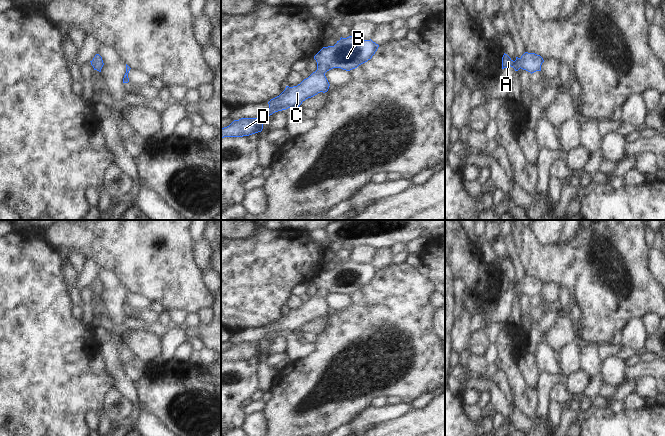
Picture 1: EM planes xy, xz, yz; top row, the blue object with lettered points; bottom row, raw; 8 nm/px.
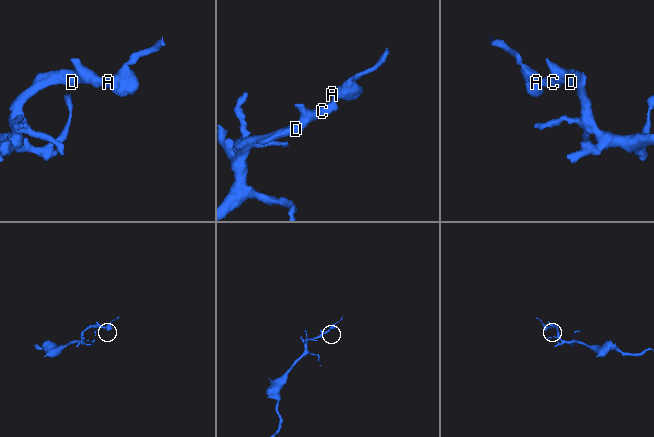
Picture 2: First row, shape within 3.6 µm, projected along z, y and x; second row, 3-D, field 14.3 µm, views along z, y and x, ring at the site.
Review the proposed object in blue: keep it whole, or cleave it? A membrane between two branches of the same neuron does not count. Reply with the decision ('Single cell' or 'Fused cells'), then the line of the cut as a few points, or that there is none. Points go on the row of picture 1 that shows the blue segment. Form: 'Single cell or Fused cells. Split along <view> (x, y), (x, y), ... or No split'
Single cell. No split

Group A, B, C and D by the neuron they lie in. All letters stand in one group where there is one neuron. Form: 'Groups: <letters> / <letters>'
Groups: A B C D

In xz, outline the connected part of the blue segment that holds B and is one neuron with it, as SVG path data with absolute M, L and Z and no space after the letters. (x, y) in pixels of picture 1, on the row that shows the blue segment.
M349 36L340 38L334 46L323 47L315 56L317 70L297 86L286 86L277 97L271 99L269 108L257 118L234 120L229 126L221 128L221 138L249 136L263 129L263 124L270 115L288 108L296 109L303 101L327 92L329 82L325 73L333 68L346 71L357 68L367 62L377 51L379 45L370 40Z

